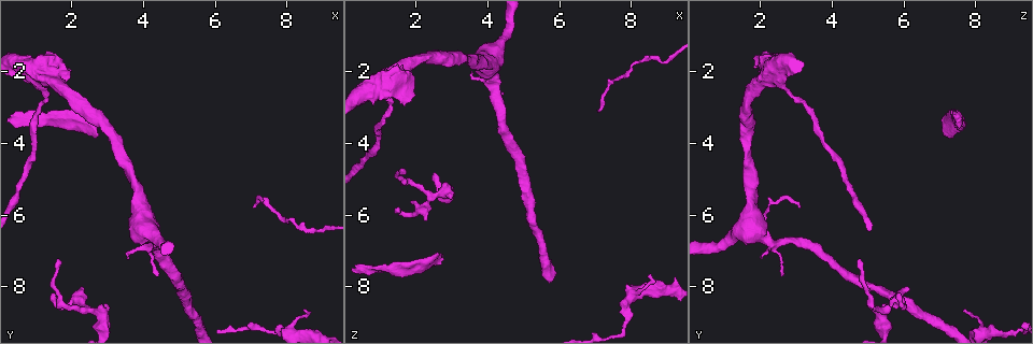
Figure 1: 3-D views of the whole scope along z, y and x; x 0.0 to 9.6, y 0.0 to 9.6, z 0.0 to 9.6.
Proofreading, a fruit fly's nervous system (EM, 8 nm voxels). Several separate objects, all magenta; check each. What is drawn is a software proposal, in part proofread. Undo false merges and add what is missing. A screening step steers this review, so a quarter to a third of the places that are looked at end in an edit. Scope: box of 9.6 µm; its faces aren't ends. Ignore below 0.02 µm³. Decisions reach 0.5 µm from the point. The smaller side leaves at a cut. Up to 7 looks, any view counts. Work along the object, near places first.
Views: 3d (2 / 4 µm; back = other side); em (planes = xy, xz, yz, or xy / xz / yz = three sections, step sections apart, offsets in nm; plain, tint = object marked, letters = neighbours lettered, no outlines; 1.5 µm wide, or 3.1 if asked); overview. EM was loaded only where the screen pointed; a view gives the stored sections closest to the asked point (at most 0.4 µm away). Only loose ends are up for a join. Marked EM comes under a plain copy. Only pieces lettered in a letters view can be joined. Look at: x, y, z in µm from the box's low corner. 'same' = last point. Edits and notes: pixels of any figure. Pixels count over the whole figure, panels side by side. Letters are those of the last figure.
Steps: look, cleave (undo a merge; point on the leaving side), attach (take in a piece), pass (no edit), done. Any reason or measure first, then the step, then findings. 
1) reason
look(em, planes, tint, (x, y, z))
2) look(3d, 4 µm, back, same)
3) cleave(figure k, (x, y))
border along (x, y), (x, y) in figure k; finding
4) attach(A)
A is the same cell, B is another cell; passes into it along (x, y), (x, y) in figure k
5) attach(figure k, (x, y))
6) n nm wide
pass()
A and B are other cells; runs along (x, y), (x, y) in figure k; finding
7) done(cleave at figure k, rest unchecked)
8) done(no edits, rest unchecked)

sharp bend
look(3d, 4 µm, (1.30, 2.20, 2.20))

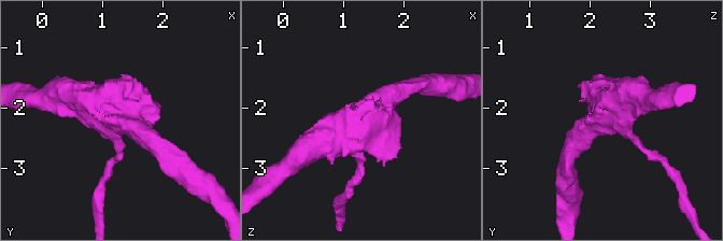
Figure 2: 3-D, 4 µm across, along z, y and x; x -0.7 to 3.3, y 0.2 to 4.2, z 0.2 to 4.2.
look(em, planes, letters, (1.25, 2.15, 2.25))

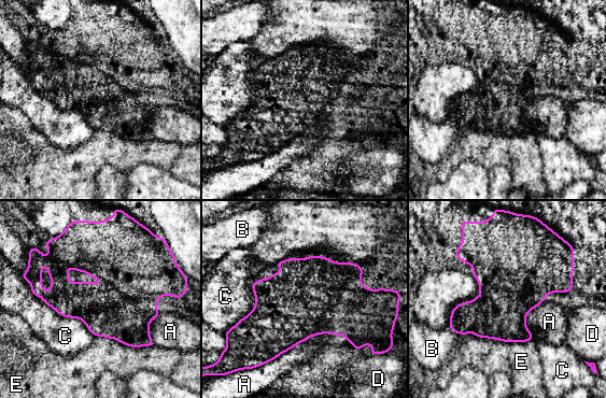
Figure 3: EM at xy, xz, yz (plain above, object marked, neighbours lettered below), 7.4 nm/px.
pass()
A, B, C, D and E are other cells; border along (333, 333), (312, 335), (262, 365) in figure 3; all the same cell

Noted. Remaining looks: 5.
branch stops here
look(3d, 4 µm, (2.25, 8.05, 6.20))

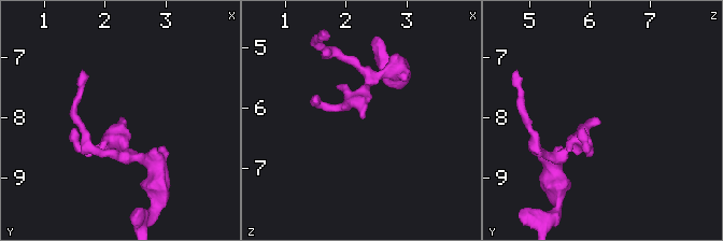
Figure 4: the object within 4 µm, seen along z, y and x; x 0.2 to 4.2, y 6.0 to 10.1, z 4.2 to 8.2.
need the tissue
look(em, planes, letters, (2.30, 8.10, 6.15))

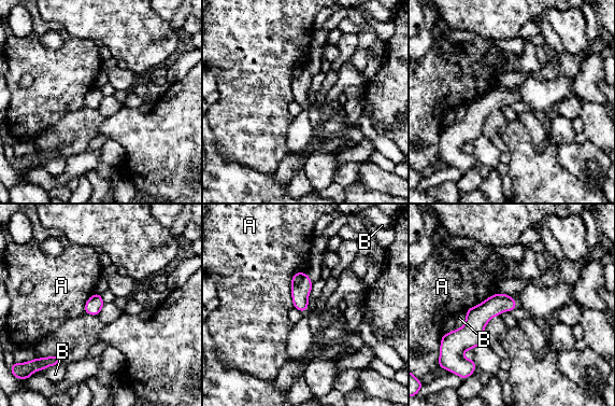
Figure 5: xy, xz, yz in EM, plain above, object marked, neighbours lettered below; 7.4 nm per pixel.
pass()
A and B are other cells; border along (303, 271), (291, 279), (292, 306) in figure 5; no lettered piece goes on from it

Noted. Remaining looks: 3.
branch stops here
look(3d, 4 µm, (1.70, 7.15, 4.80))

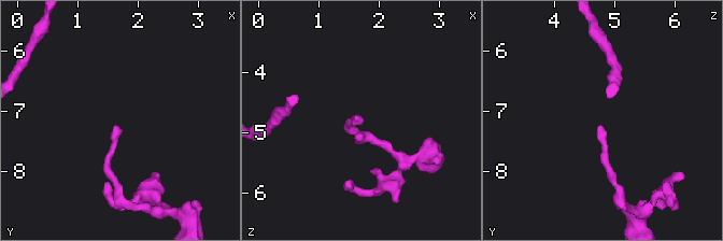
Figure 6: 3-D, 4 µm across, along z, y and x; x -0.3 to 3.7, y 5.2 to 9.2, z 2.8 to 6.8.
look(em, planes, letters, (1.70, 7.25, 4.80))

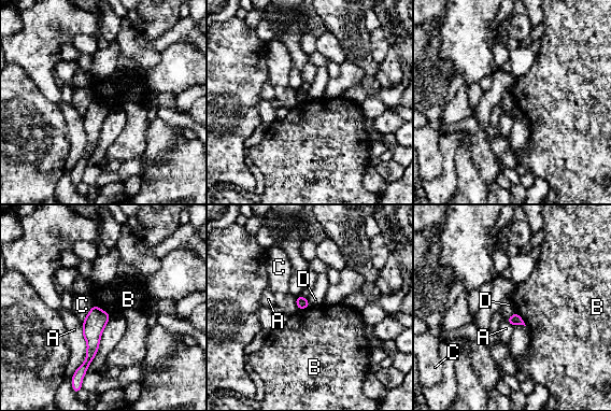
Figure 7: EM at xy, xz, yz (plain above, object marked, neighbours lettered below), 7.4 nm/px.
80 nm wide
pass()
A, B, C and D are other cells; runs along (95, 309), (93, 348), (83, 368) in figure 7; no lettered piece goes on from it

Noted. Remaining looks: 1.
done(no edits, rest unchecked)

